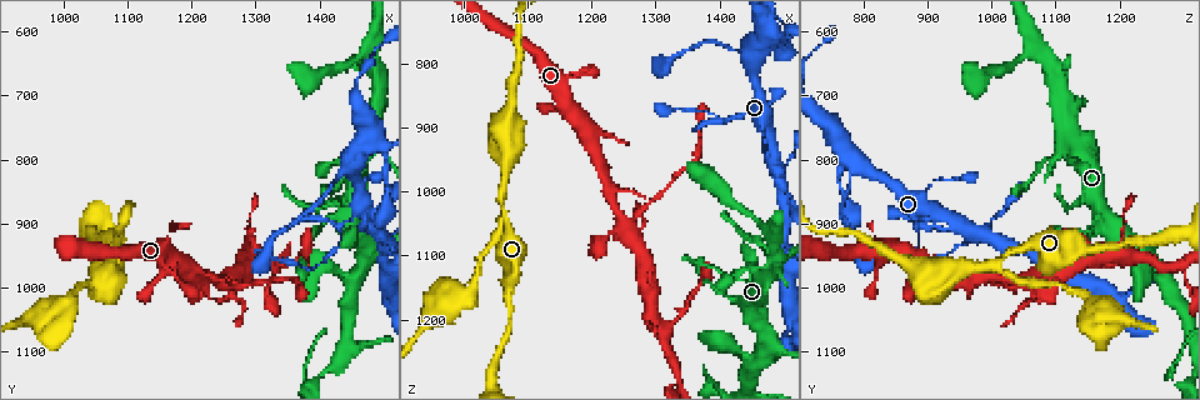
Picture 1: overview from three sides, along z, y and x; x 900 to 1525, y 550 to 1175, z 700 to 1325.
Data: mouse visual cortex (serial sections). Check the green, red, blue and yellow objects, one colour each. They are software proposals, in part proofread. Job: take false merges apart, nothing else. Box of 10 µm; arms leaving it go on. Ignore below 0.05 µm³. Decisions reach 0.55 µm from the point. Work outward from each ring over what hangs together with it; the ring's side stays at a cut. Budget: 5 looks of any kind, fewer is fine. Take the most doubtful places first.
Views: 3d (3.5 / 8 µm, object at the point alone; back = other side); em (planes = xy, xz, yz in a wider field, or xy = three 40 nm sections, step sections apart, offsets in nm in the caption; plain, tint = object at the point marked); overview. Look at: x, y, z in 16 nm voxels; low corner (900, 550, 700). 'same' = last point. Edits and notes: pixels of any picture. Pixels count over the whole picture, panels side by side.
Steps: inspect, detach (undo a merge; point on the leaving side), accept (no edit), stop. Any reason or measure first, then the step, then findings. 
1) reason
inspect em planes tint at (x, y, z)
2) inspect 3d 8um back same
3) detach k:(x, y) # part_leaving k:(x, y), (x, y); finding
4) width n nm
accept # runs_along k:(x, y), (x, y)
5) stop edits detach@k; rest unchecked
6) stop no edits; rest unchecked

abrupt turn
inspect 3d 3.5um at (1435, 925, 885)

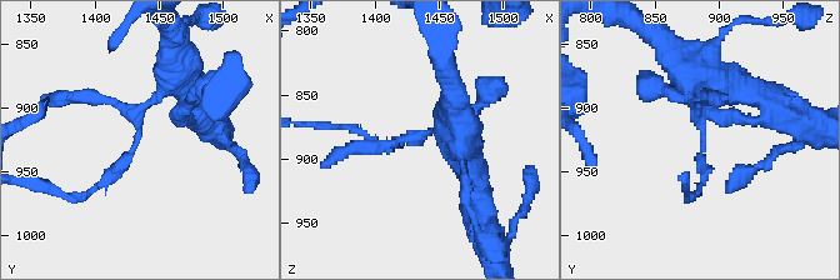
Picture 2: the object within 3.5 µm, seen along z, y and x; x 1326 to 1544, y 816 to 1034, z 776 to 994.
now the EM
inspect em xy step 3 tint at (1432, 926, 884)

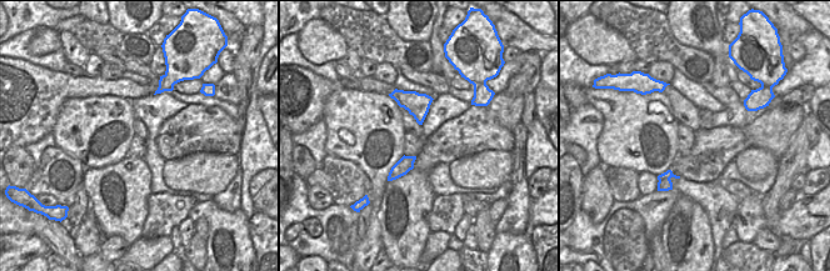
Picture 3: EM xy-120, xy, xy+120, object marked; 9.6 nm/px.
accept # runs_along 2:(171, 69), (136, 115), (136, 145), (79, 195); continuous, no second cell

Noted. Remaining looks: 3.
a narrow waist
inspect 3d 3.5um at (1060, 970, 1005)

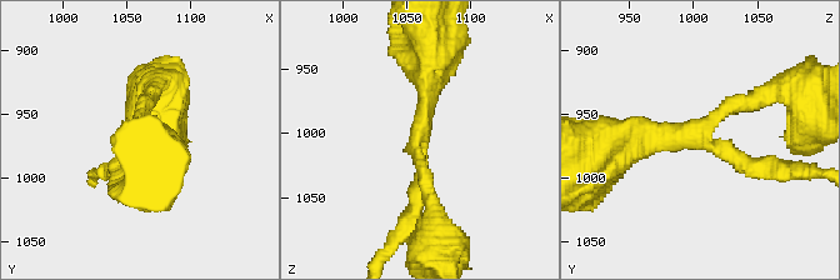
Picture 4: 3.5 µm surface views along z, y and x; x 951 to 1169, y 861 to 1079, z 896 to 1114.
inspect em xy step 2 tint at (1060, 964, 1000)

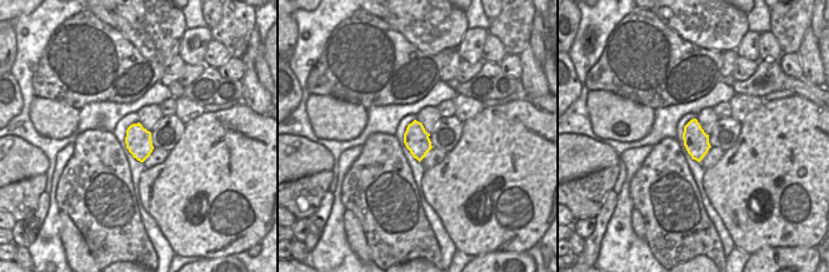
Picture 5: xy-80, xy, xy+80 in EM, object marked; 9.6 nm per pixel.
arm_widths 200, 200, 350 nm
accept # runs_along 4:(759, 95), (695, 134), (615, 153); one cell here

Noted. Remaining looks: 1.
stop no edits; rest unchecked

